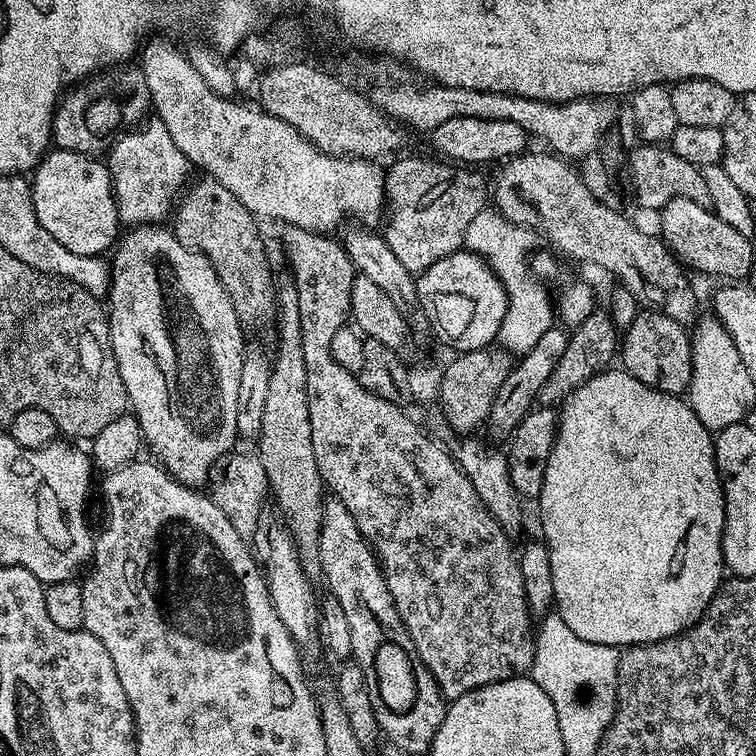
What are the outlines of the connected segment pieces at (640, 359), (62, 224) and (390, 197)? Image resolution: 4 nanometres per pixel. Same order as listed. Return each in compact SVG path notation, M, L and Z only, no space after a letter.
M651 310L637 311L630 326L623 329L622 343L618 348L618 360L624 371L629 372L638 382L669 392L671 396L687 393L692 377L692 347L685 325L674 322L661 312Z
M52 150L36 165L30 176L30 183L34 214L38 214L38 222L42 222L42 230L48 231L50 238L58 238L58 242L62 242L66 250L83 256L104 256L117 243L122 225L116 209L112 176L108 173L107 163L103 159L96 156L83 156L77 152Z
M408 156L389 167L384 178L386 219L382 235L398 262L413 274L426 271L438 258L461 251L466 226L486 204L486 180L476 173L479 171L435 159Z

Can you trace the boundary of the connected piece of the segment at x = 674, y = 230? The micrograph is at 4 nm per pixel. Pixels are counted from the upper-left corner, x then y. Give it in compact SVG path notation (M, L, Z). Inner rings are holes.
M674 198L659 209L658 216L659 235L681 264L689 269L697 268L700 272L709 272L712 276L725 276L728 279L725 281L728 282L740 282L749 275L754 265L753 241L738 234L738 230L726 226L726 222L714 215L711 208L698 206L698 202L690 202L690 198Z

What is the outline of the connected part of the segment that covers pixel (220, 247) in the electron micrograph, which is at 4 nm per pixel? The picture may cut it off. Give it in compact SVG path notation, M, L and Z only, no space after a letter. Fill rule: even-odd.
M205 175L204 180L189 183L179 197L170 224L182 246L201 252L214 266L226 294L230 294L236 317L245 329L264 328L273 323L277 313L277 281L264 253L257 217L252 215L222 182Z

